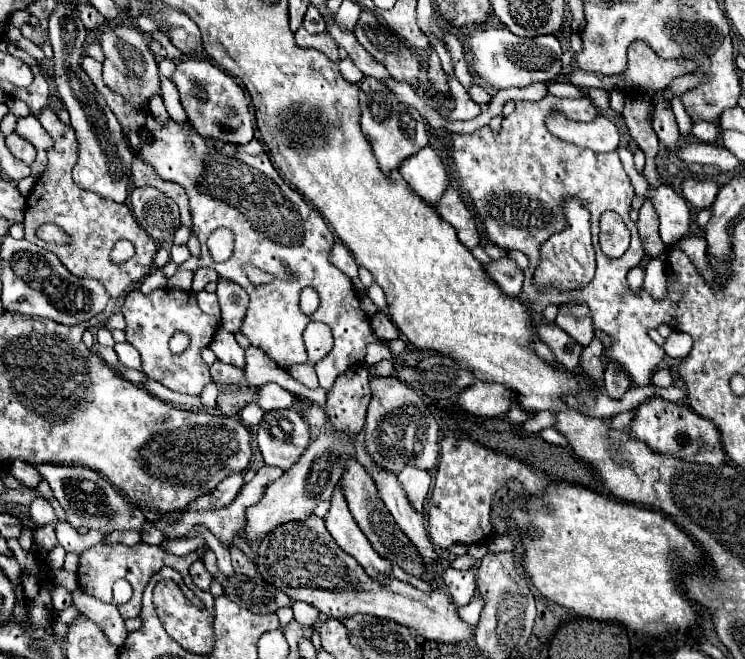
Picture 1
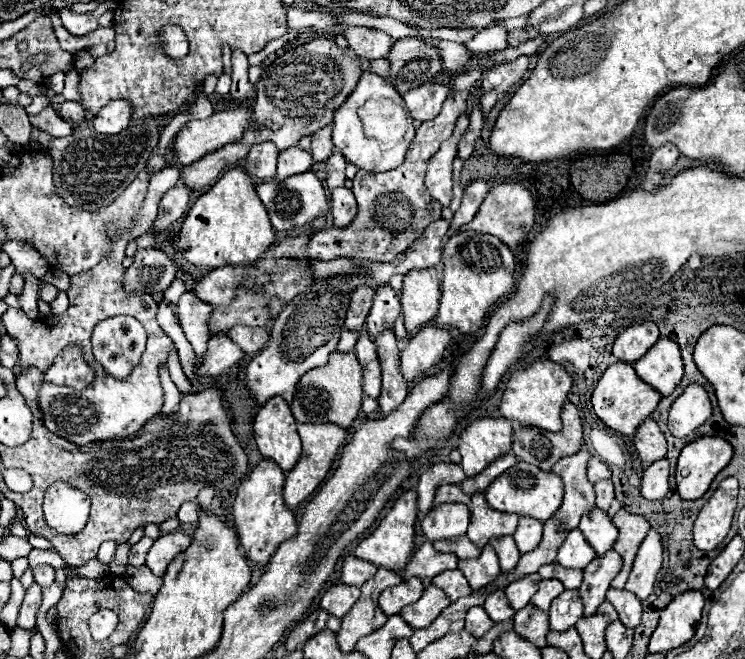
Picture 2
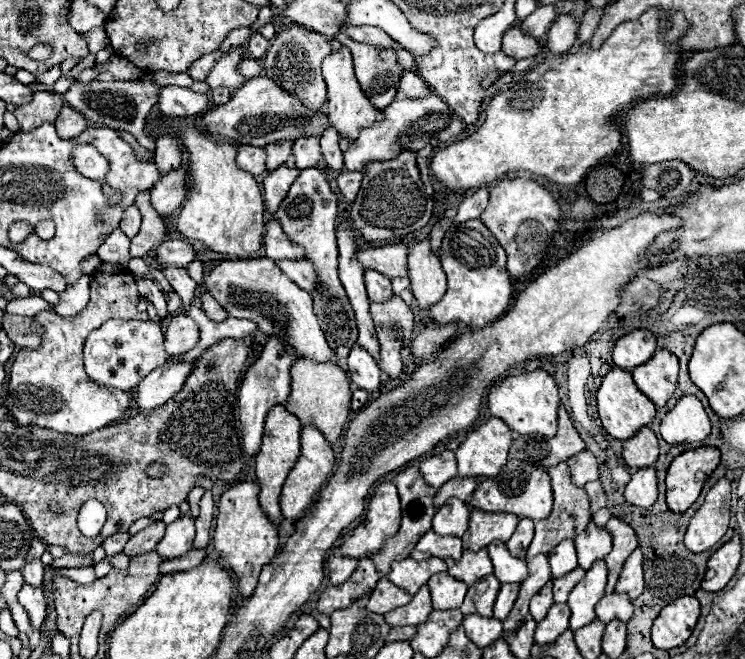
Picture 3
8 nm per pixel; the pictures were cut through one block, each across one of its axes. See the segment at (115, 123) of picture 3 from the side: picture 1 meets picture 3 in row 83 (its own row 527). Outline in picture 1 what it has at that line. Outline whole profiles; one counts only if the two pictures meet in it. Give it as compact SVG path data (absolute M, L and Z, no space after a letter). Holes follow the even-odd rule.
M40 464L34 466L50 484L56 500L62 504L62 508L68 514L68 524L74 528L94 528L102 532L112 532L112 530L138 530L142 532L142 540L148 544L160 544L166 536L146 524L146 518L142 510L130 502L126 502L114 488L112 484L100 476L98 472L86 468L86 466L60 466L60 464Z

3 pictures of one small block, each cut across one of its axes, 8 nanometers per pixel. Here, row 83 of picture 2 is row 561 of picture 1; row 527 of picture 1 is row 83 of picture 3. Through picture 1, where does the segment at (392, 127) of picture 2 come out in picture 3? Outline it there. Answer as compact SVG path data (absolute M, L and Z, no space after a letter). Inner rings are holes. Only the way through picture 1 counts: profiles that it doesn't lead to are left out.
M342 46L340 50L336 50L324 58L322 76L324 76L326 88L328 88L328 118L330 118L330 124L342 136L346 136L348 140L356 140L360 128L372 126L376 120L382 118L382 112L376 110L370 104L370 100L364 96L364 92L360 90L360 84L354 76L354 68L352 68L352 54L346 46Z

